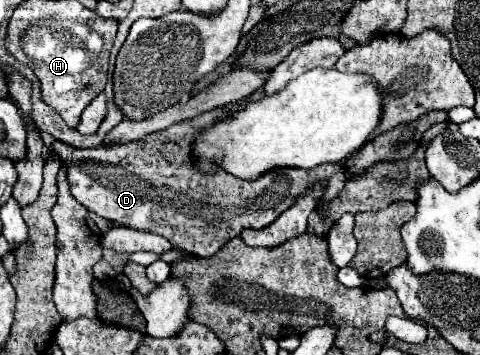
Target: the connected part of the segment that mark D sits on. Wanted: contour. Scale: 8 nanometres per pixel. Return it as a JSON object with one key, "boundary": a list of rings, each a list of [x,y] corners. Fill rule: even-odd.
{"boundary":[[[230,104],[224,108],[216,108],[210,112],[204,112],[192,120],[182,120],[178,124],[172,124],[166,130],[148,134],[142,140],[134,140],[134,142],[126,142],[122,146],[114,144],[114,146],[100,146],[100,148],[72,148],[64,142],[54,142],[50,148],[54,152],[58,152],[62,166],[68,170],[68,180],[70,180],[70,188],[74,198],[86,206],[90,212],[126,226],[126,228],[134,228],[134,230],[144,230],[144,232],[152,232],[152,234],[160,234],[166,240],[170,240],[178,250],[188,252],[192,256],[198,258],[210,258],[214,256],[228,240],[236,238],[242,234],[242,230],[246,228],[266,228],[268,224],[272,224],[284,210],[288,210],[294,200],[306,190],[310,188],[316,180],[328,180],[328,188],[326,194],[322,198],[322,202],[318,204],[318,208],[322,208],[324,202],[330,202],[336,192],[340,192],[344,188],[344,172],[340,172],[338,164],[324,164],[320,168],[312,168],[312,170],[300,170],[300,168],[284,168],[284,170],[274,170],[270,174],[264,174],[262,178],[258,178],[256,182],[244,182],[238,180],[226,172],[216,172],[216,174],[200,174],[194,168],[194,162],[190,158],[190,146],[194,136],[202,130],[208,128],[210,124],[214,124],[220,116],[230,114],[238,108],[238,104]]]}

